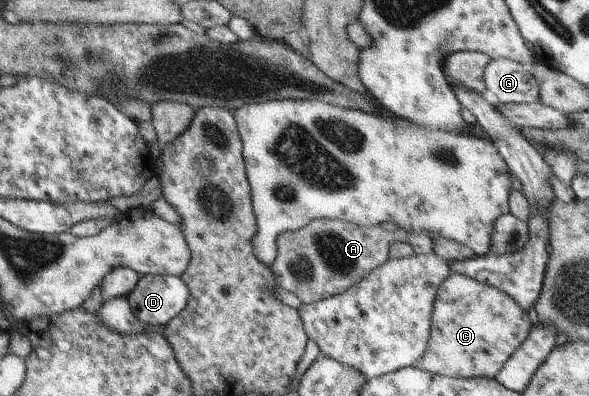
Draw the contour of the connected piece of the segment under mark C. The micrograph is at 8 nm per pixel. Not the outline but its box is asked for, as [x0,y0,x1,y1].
[413,271,531,378]

